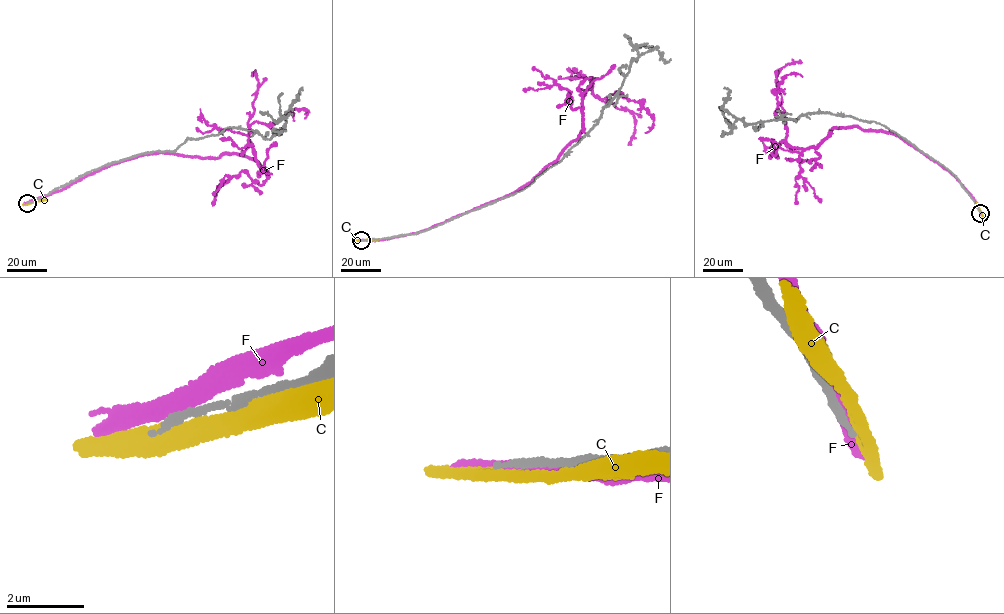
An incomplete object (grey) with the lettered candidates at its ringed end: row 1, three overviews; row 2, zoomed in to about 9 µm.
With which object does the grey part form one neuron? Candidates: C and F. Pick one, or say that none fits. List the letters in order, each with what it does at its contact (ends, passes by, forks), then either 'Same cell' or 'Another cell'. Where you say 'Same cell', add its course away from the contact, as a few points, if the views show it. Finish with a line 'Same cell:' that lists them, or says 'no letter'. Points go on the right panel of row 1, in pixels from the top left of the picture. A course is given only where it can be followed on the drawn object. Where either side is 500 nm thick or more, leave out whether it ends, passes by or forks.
C: It passes by. Another cell
F: It passes by. Another cell
Same cell: no letter

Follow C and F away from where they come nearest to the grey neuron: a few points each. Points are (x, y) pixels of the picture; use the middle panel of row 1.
C: (361, 240), (379, 239)
F: (362, 240), (426, 229), (530, 182), (577, 139), (588, 88), (642, 101), (653, 120), (645, 133)

